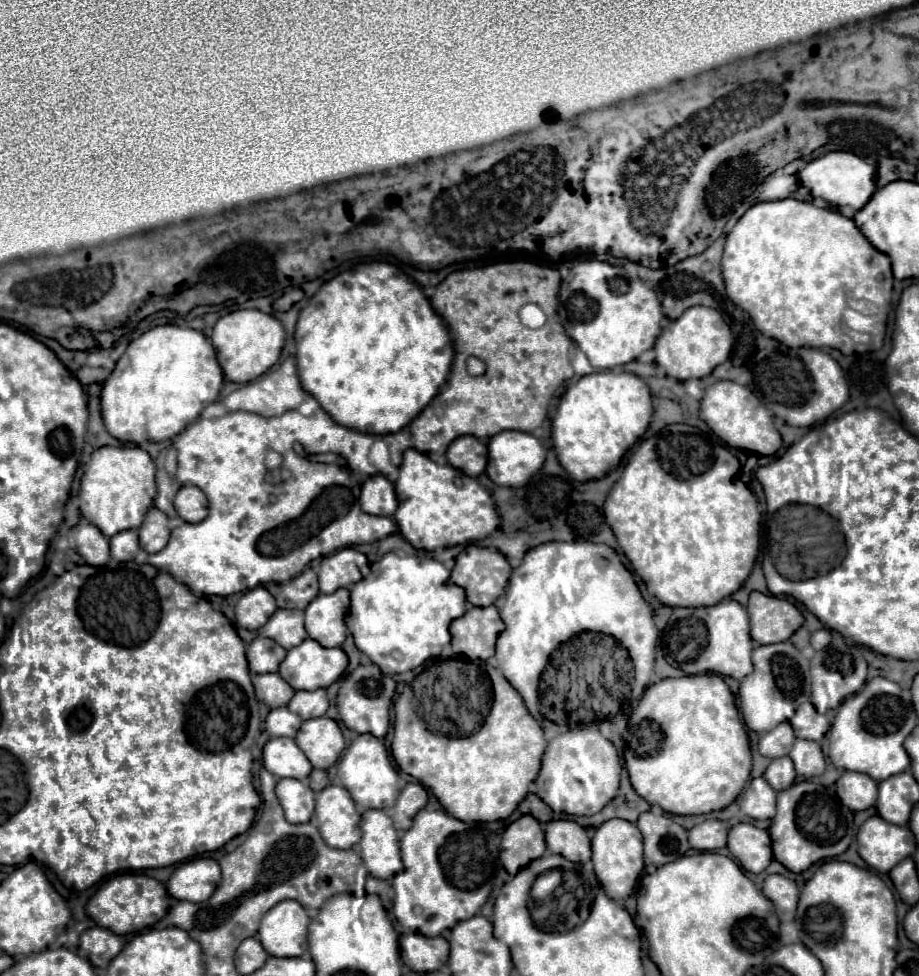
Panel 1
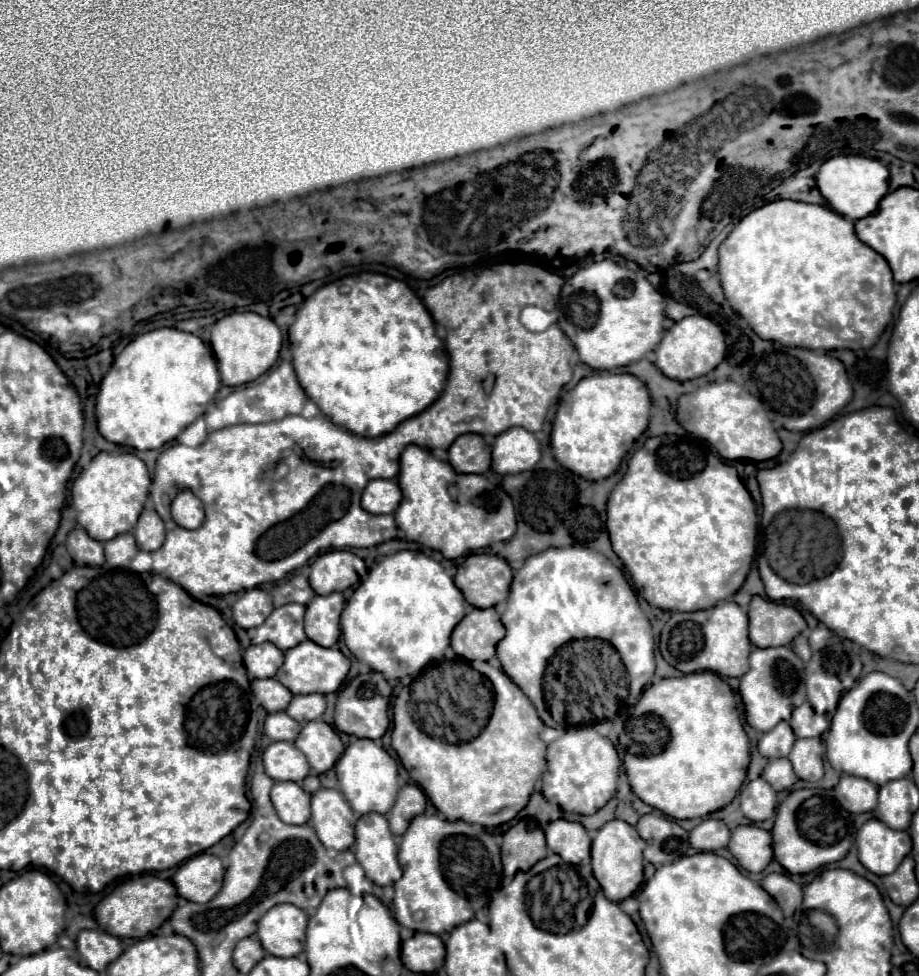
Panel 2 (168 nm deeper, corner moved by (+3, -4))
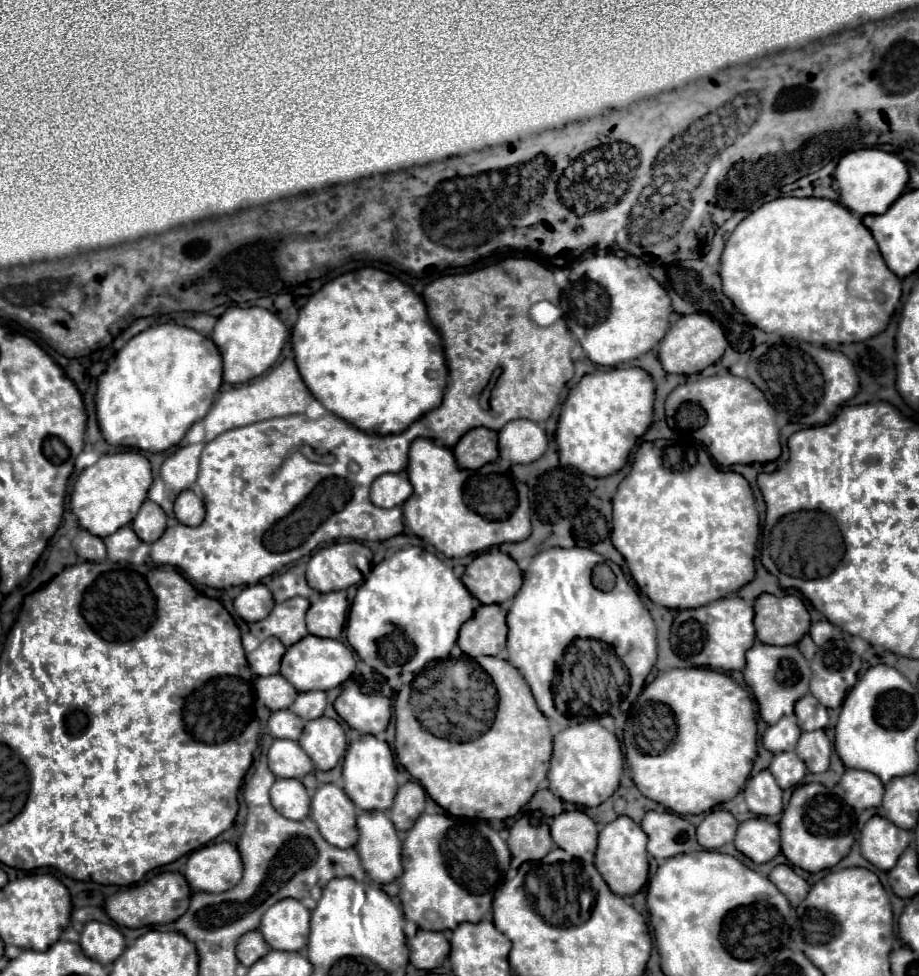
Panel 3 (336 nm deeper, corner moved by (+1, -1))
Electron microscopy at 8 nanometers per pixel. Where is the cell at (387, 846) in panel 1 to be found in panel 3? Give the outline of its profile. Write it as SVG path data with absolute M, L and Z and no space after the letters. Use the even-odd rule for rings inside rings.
M365 811L357 817L357 829L359 829L359 841L355 845L355 851L359 853L367 875L379 885L399 879L403 873L401 839L399 839L393 823L389 821L389 817L383 811Z

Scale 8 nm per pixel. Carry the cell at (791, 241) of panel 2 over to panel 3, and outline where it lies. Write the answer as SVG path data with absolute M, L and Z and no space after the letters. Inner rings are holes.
M781 197L771 201L771 203L761 205L757 211L753 211L749 217L745 217L735 227L735 231L731 233L731 237L725 243L723 257L721 257L721 281L723 281L723 293L733 301L733 305L745 315L745 319L751 325L759 327L765 333L779 333L783 337L793 337L793 339L819 343L819 345L827 345L827 343L857 343L857 341L865 341L869 337L879 335L881 331L887 329L887 325L891 321L891 315L893 315L893 309L897 307L897 303L901 299L901 281L885 265L873 235L869 233L869 229L865 229L861 219L857 215L853 215L849 209L845 209L843 205L839 205L839 203L831 201L831 199L817 199L817 197L805 197L805 199Z

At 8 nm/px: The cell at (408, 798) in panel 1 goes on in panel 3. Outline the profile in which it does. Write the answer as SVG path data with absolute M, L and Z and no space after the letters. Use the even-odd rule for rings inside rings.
M407 781L399 787L395 803L389 811L397 831L407 831L425 809L425 789L417 781Z

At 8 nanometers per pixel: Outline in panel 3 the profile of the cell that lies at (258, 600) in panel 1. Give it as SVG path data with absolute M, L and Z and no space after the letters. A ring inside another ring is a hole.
M257 583L257 585L245 587L237 595L233 605L235 605L235 611L241 619L245 619L247 623L253 623L253 621L265 619L271 613L275 603L273 603L271 591L263 583Z

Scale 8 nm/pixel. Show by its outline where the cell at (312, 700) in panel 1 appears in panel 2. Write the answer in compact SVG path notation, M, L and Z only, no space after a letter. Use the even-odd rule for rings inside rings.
M309 694L309 696L293 696L291 704L285 710L293 720L305 724L311 720L319 720L325 712L325 696Z

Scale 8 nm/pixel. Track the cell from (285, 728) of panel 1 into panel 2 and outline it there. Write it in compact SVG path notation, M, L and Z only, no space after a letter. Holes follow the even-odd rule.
M273 712L265 720L265 734L271 740L293 742L295 736L299 734L299 730L301 730L301 724L291 720L291 716L287 716L285 712Z

